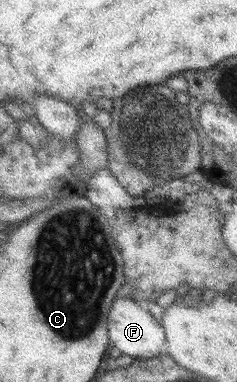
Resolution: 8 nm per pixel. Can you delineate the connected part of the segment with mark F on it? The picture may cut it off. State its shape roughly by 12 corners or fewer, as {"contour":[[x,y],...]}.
{"contour":[[129,297],[107,311],[107,335],[123,355],[165,352],[164,329]]}

